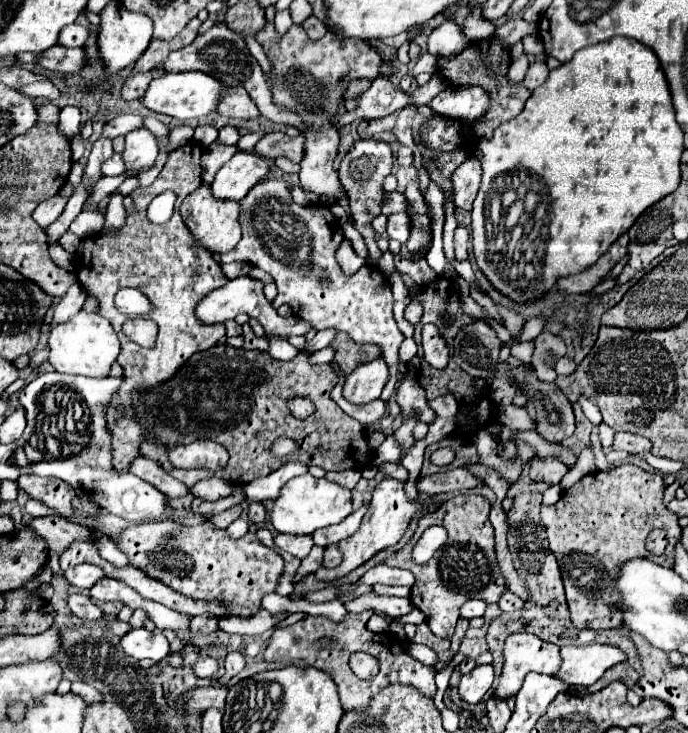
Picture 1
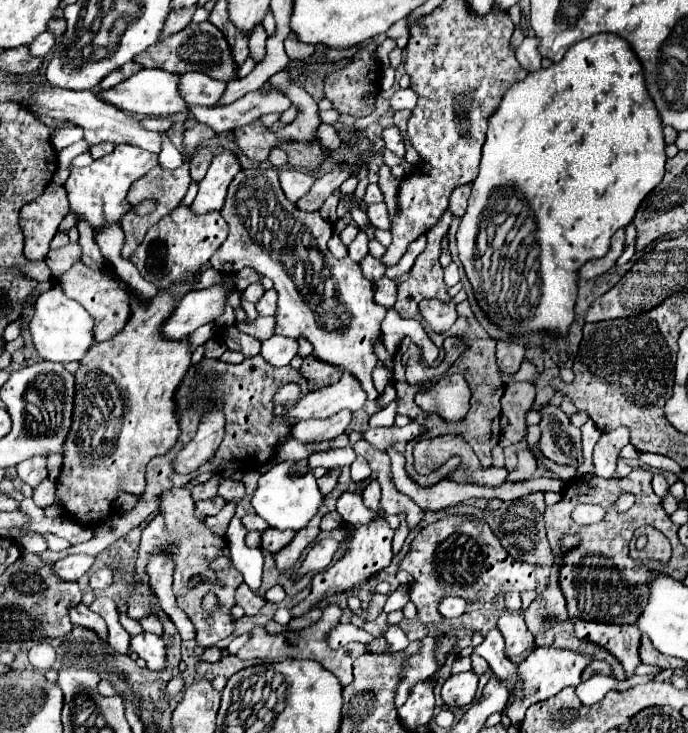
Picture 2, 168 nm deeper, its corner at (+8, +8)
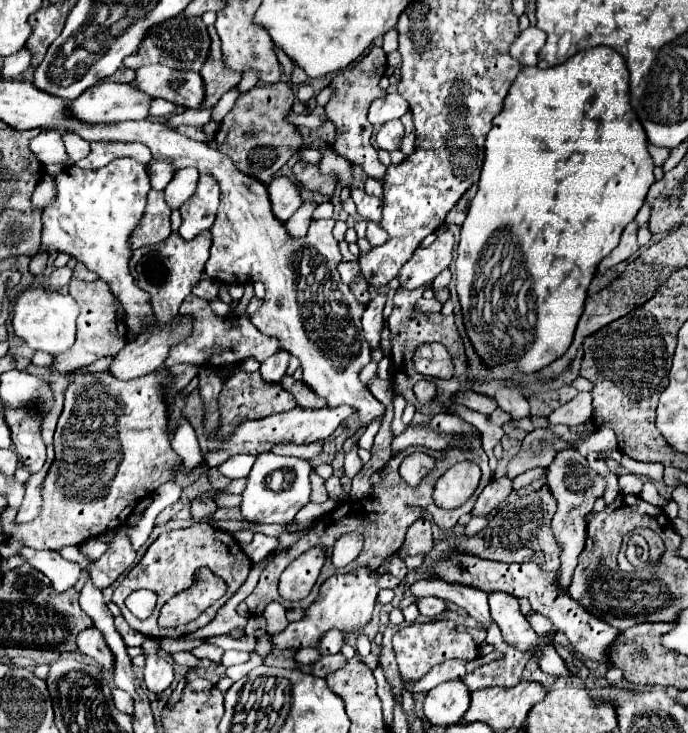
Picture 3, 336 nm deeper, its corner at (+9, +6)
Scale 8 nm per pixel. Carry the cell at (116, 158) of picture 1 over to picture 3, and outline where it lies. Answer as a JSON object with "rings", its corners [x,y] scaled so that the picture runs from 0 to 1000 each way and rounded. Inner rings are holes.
{"rings":[[[61,177],[52,188],[47,188],[44,205],[52,210],[52,216],[61,224],[87,224],[100,218],[87,177],[81,177],[81,180]],[[49,191],[52,191],[52,196],[49,196]]]}

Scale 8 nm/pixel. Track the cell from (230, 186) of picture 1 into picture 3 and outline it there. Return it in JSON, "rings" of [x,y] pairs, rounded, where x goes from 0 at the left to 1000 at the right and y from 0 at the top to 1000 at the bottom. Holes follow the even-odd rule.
{"rings":[[[302,237],[291,240],[285,262],[262,284],[262,292],[265,292],[265,306],[262,306],[265,325],[276,327],[276,325],[291,319],[294,314],[302,314],[311,306],[317,276],[320,276],[317,270],[320,270],[317,248]]]}

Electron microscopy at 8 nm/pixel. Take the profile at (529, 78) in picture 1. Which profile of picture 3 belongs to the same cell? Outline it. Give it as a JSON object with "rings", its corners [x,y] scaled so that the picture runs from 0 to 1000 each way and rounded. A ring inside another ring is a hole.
{"rings":[[[770,35],[762,44],[756,44],[756,49],[747,55],[747,63],[741,63],[741,74],[759,90],[779,90],[782,71],[791,63],[791,57],[794,57],[794,44]]]}

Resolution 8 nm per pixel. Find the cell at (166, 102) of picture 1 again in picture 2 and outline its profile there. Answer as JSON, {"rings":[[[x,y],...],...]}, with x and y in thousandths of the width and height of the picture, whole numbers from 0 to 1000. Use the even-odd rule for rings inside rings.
{"rings":[[[208,93],[199,101],[193,101],[190,106],[170,115],[167,120],[147,123],[141,131],[147,136],[153,136],[156,142],[161,142],[173,150],[182,150],[182,153],[214,156],[214,158],[246,158],[246,156],[257,156],[257,153],[269,150],[269,136],[257,126],[257,109],[260,109],[257,101],[246,101],[231,93],[219,93],[219,95]]]}

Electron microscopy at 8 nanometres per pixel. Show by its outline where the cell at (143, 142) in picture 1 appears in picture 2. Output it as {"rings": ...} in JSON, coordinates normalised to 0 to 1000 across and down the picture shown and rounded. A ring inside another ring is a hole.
{"rings":[[[173,196],[161,210],[156,210],[147,218],[138,218],[132,226],[106,229],[103,240],[92,251],[92,256],[100,265],[103,278],[100,289],[112,300],[126,300],[138,317],[147,317],[150,311],[170,306],[176,295],[182,295],[182,289],[190,284],[188,276],[182,273],[188,256],[193,254],[193,248],[199,248],[225,226],[228,226],[228,210],[219,210],[190,196]]]}

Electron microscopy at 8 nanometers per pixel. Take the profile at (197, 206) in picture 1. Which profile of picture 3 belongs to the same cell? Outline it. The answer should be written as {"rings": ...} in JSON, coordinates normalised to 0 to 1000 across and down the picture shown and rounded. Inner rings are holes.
{"rings":[[[297,314],[279,327],[267,327],[259,317],[250,317],[244,327],[235,327],[221,336],[206,336],[189,349],[189,374],[195,377],[198,390],[212,396],[221,407],[224,431],[230,439],[244,439],[259,428],[262,415],[279,398],[282,387],[291,382],[297,371],[297,360],[302,357],[308,336],[308,317]]]}

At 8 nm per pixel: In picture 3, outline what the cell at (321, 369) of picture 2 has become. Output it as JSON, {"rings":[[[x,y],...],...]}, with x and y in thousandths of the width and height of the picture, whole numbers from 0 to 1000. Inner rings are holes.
{"rings":[[[413,513],[410,516],[410,527],[416,532],[422,532],[430,543],[430,551],[439,557],[468,557],[474,554],[474,546],[465,543],[453,529],[448,529],[439,518],[427,518],[424,513]]]}

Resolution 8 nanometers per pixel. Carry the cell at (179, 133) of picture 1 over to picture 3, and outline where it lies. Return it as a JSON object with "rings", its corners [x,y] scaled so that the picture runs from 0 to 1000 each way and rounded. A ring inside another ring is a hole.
{"rings":[[[269,149],[265,154],[250,157],[241,168],[247,175],[262,171],[295,172],[307,165],[308,149]]]}

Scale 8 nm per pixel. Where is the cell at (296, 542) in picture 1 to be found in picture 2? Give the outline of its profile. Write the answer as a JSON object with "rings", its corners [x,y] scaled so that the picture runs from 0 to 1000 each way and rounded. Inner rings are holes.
{"rings":[[[388,720],[379,729],[379,748],[388,753],[406,753],[411,745],[417,745],[423,739],[426,731],[429,731],[429,726],[406,726],[400,720]]]}

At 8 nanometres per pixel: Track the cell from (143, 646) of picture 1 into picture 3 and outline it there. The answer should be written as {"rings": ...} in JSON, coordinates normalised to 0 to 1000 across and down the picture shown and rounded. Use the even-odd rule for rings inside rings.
{"rings":[[[212,870],[206,879],[209,895],[212,895],[212,909],[209,909],[209,933],[215,941],[233,947],[238,944],[250,928],[250,906],[241,903],[230,887],[233,887],[233,870]]]}

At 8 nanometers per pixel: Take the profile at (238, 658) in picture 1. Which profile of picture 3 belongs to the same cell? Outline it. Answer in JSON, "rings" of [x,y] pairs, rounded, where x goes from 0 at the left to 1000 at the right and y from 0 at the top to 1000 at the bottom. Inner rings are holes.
{"rings":[[[256,889],[253,892],[253,900],[259,903],[259,906],[265,906],[265,909],[270,909],[270,911],[285,911],[288,909],[288,898],[282,895],[282,892],[276,892],[276,889]]]}

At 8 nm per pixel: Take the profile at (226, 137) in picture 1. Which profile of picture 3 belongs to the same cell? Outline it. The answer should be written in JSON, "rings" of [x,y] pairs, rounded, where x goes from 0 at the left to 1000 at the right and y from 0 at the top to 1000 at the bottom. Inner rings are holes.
{"rings":[[[265,229],[253,237],[250,248],[241,254],[241,276],[250,284],[262,284],[285,259],[291,235],[285,229]]]}

